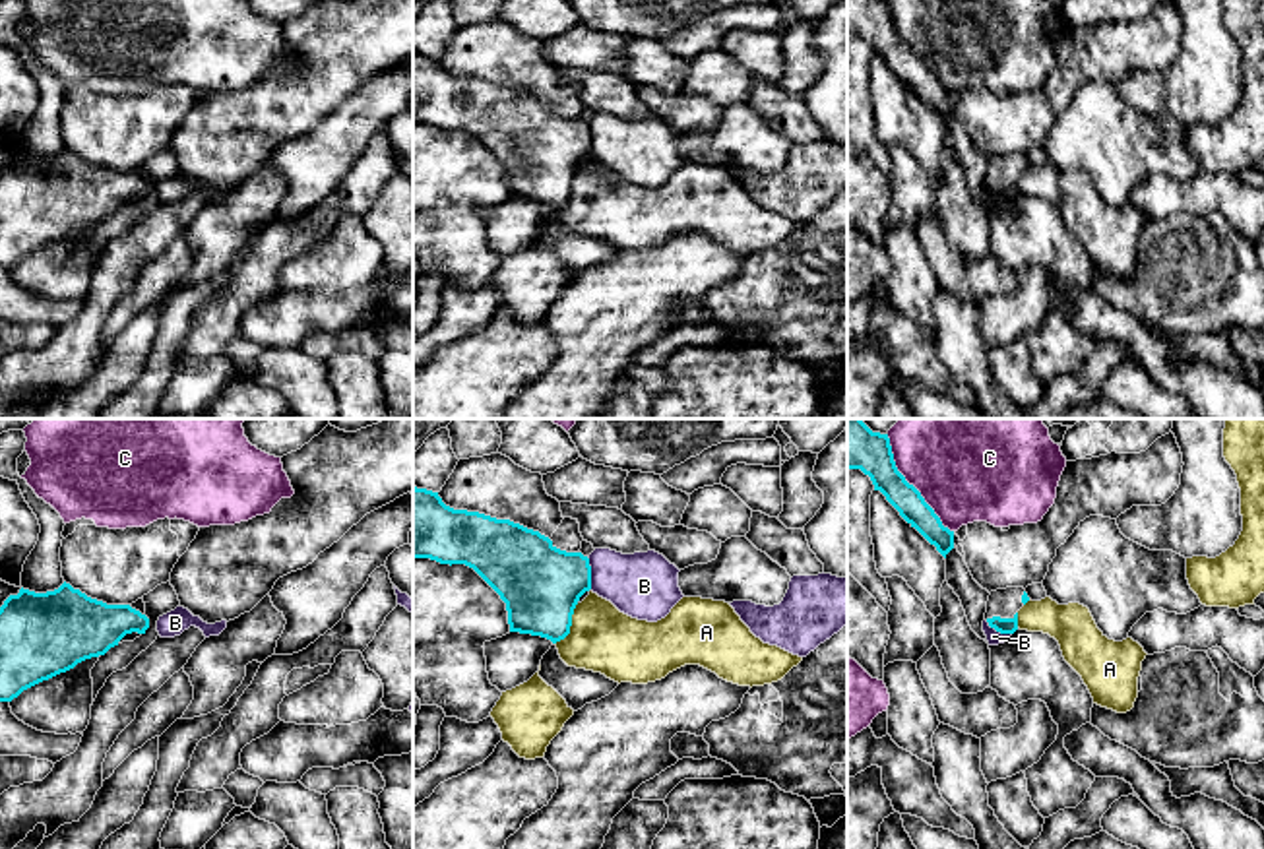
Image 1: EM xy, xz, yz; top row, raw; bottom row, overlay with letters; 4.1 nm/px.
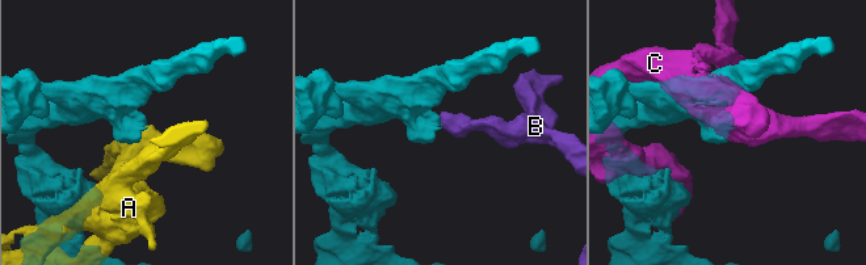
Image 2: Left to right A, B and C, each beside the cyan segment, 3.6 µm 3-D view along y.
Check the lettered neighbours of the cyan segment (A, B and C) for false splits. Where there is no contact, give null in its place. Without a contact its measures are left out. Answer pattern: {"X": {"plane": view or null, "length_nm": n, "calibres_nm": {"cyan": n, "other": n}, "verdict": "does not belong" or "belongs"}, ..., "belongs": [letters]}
{"A": {"plane": "xz", "length_nm": 200, "calibres_nm": {"cyan": 320, "other": 280}, "verdict": "does not belong"}, "B": {"plane": "xz", "length_nm": 140, "calibres_nm": {"cyan": 320, "other": 280}, "verdict": "does not belong"}, "C": {"plane": "yz", "length_nm": 500, "calibres_nm": {"cyan": 160, "other": 360}, "verdict": "does not belong"}, "belongs": []}

